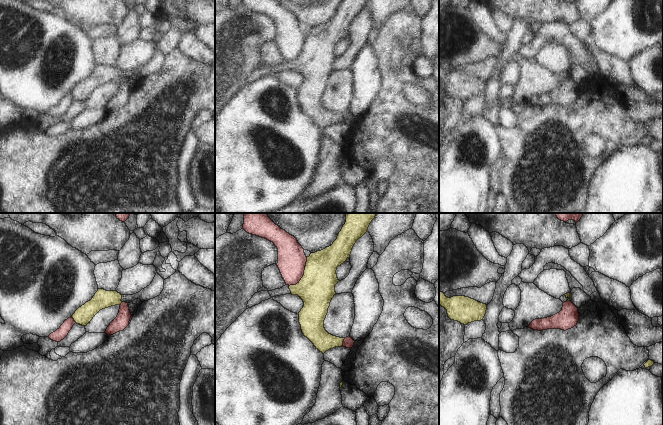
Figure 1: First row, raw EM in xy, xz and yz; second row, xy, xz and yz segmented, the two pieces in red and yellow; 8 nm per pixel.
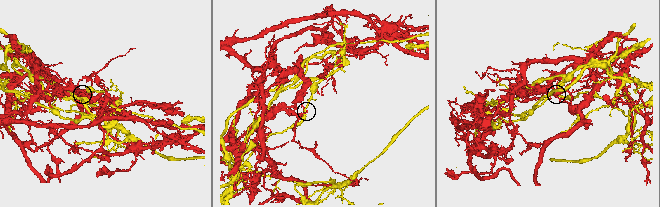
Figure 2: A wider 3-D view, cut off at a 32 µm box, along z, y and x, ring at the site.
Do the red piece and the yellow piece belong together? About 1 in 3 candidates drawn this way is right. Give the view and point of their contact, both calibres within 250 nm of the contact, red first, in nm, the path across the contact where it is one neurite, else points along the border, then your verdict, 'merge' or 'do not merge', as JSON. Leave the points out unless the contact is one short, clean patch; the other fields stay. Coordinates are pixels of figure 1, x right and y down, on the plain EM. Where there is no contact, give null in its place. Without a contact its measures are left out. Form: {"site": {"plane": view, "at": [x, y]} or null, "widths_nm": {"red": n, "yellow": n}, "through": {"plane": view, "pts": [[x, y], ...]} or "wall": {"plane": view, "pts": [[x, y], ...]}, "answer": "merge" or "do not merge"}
{"site": {"plane": "xz", "at": [303, 50]}, "widths_nm": {"red": 220, "yellow": 300}, "answer": "do not merge"}

